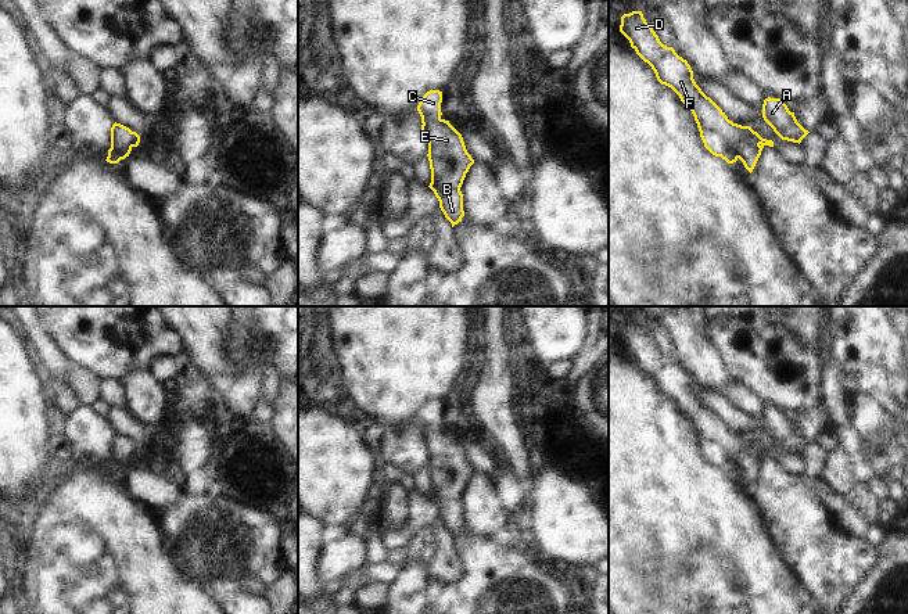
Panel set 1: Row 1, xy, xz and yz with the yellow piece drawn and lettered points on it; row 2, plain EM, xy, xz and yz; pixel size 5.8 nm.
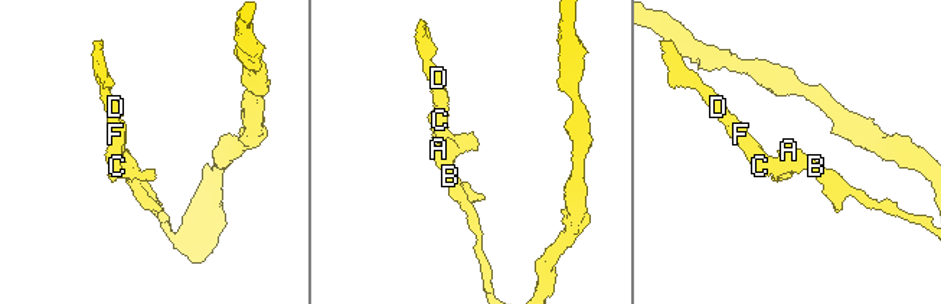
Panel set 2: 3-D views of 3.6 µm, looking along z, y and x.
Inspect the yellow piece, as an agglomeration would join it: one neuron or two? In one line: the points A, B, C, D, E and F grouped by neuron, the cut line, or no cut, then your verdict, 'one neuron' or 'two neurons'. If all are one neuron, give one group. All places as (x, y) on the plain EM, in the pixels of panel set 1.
A B C D E F | no cut | one neuron

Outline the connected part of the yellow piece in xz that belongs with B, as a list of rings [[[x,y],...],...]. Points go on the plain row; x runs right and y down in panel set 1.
[[[427,402],[417,421],[421,427],[421,442],[428,453],[431,480],[430,499],[439,511],[439,518],[452,538],[462,532],[463,505],[460,498],[474,470],[467,463],[462,445],[441,428],[442,402]]]

